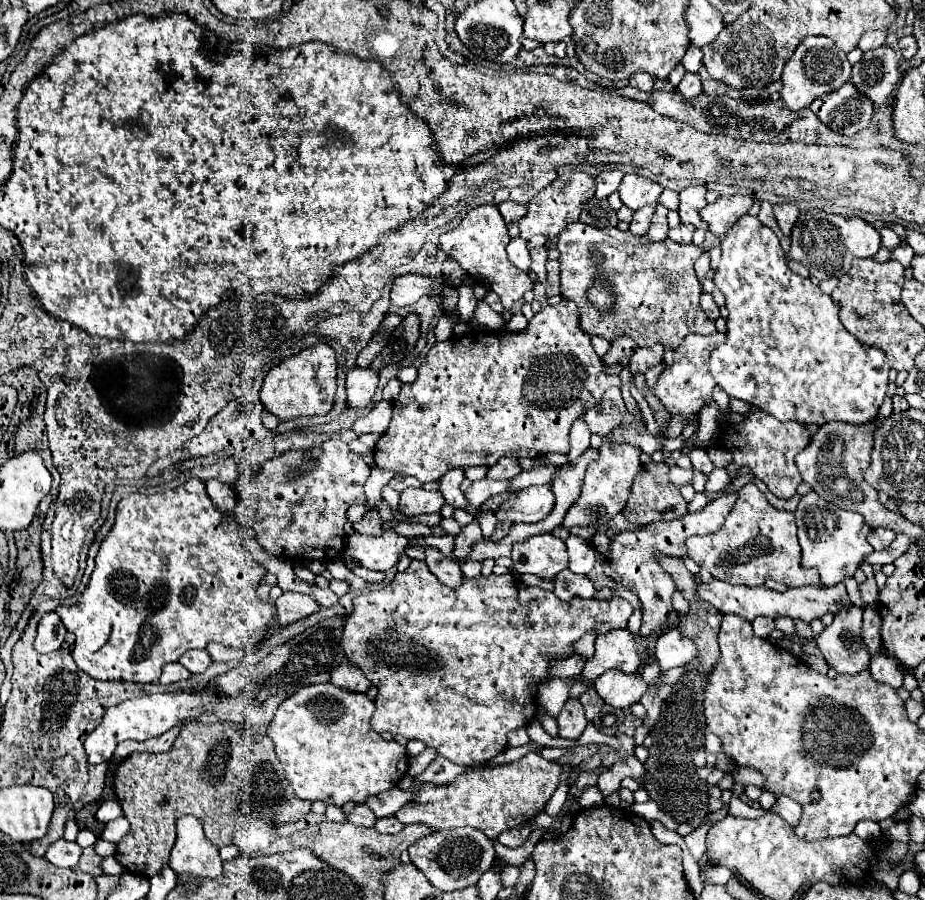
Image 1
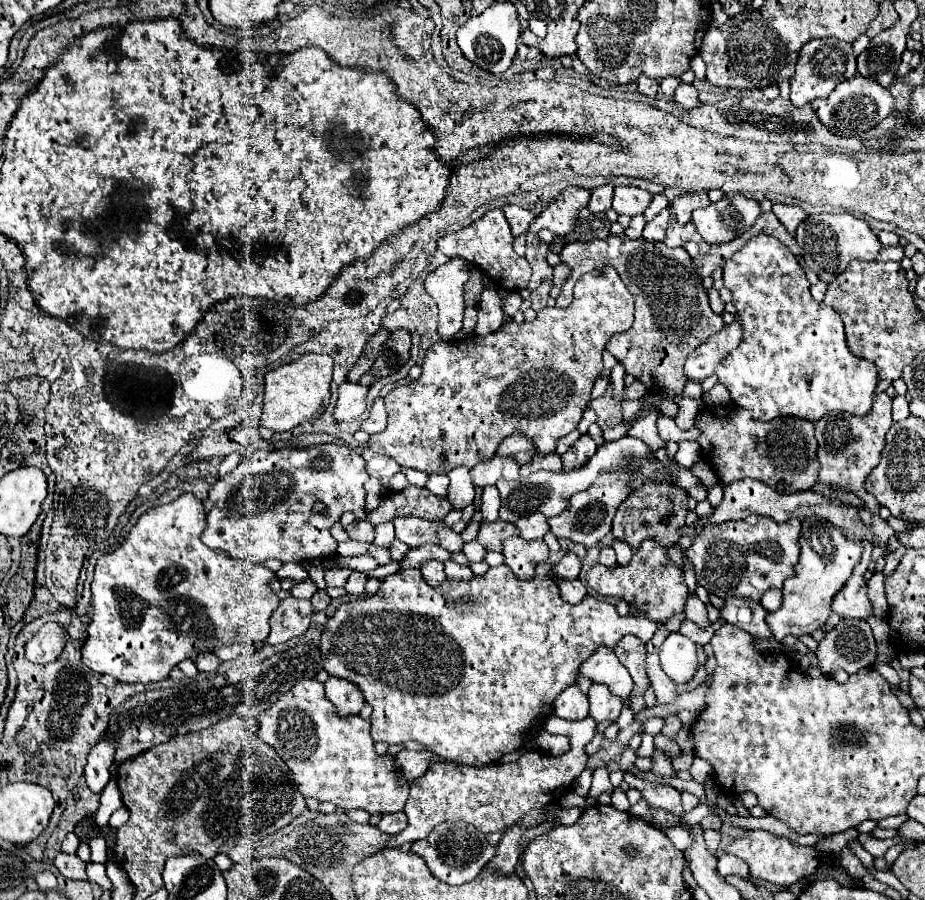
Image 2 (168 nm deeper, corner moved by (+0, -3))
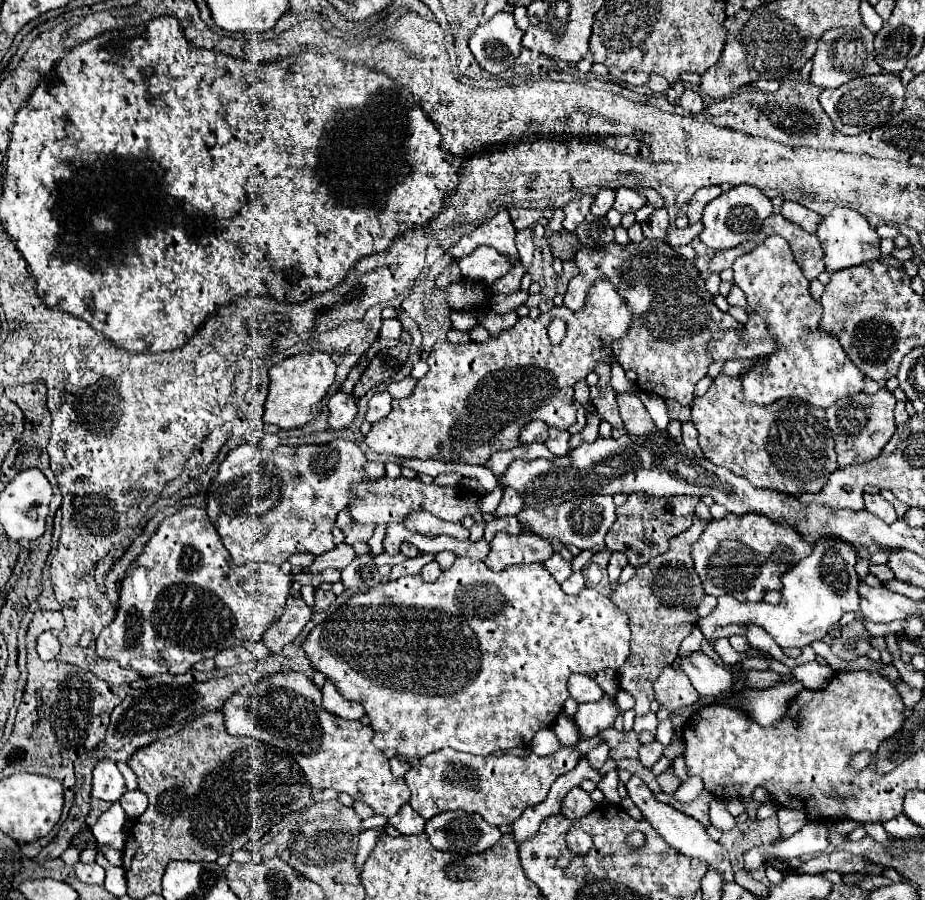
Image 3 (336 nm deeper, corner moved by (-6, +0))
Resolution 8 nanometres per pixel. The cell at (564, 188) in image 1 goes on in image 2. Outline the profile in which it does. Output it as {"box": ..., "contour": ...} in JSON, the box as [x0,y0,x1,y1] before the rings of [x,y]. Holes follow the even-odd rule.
{"box":[529,186,589,236],"contour":[[[569,186],[565,192],[539,214],[529,226],[531,232],[539,232],[541,228],[551,230],[555,236],[567,236],[573,232],[577,222],[577,212],[589,204],[589,192],[579,186]]]}

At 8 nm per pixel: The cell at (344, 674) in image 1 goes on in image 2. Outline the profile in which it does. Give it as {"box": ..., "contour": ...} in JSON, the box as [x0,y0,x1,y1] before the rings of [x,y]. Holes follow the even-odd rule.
{"box":[325,676,365,716],"contour":[[[333,676],[325,682],[325,696],[333,702],[339,716],[359,714],[359,710],[365,704],[365,700],[357,692],[355,684],[349,684],[347,680],[337,680]]]}

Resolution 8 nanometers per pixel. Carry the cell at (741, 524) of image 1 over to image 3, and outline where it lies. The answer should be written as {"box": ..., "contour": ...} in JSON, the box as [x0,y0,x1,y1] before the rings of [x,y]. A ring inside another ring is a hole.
{"box":[691,513,811,603],"contour":[[[727,513],[723,519],[713,519],[691,547],[695,571],[703,581],[705,593],[715,597],[729,593],[743,603],[763,601],[769,589],[779,591],[781,575],[811,553],[811,545],[807,545],[791,525],[775,525],[775,521],[759,517],[759,513],[747,513],[747,517]]]}

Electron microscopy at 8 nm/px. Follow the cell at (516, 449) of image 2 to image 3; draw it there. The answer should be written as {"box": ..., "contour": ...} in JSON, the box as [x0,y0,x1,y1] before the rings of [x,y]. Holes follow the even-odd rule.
{"box":[519,421,549,443],"contour":[[[531,421],[521,429],[519,443],[545,443],[549,427],[543,421]]]}

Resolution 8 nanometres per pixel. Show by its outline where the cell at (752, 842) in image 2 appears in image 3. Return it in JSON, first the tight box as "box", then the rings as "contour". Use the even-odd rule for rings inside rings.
{"box":[777,807,805,839],"contour":[[[781,807],[777,811],[779,820],[779,839],[789,839],[793,833],[797,833],[797,829],[801,829],[805,825],[805,815],[799,811],[787,811]]]}

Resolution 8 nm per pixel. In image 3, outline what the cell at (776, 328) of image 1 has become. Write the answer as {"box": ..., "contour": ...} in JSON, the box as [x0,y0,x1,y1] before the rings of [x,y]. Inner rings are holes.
{"box":[733,235,865,409],"contour":[[[771,235],[761,245],[757,245],[753,251],[737,257],[733,263],[733,279],[735,279],[735,285],[747,295],[747,305],[759,317],[765,319],[767,329],[777,345],[775,353],[771,353],[763,359],[759,357],[755,365],[751,365],[739,373],[747,401],[757,403],[757,405],[771,405],[783,397],[797,397],[815,407],[827,409],[843,397],[851,397],[855,393],[865,391],[865,383],[863,383],[865,375],[859,373],[859,369],[847,357],[847,353],[843,353],[843,347],[839,345],[839,337],[825,333],[825,329],[819,329],[819,321],[823,317],[823,307],[819,305],[819,301],[811,299],[809,281],[803,277],[795,257],[791,255],[791,247],[787,245],[787,241],[783,241],[783,237]]]}

